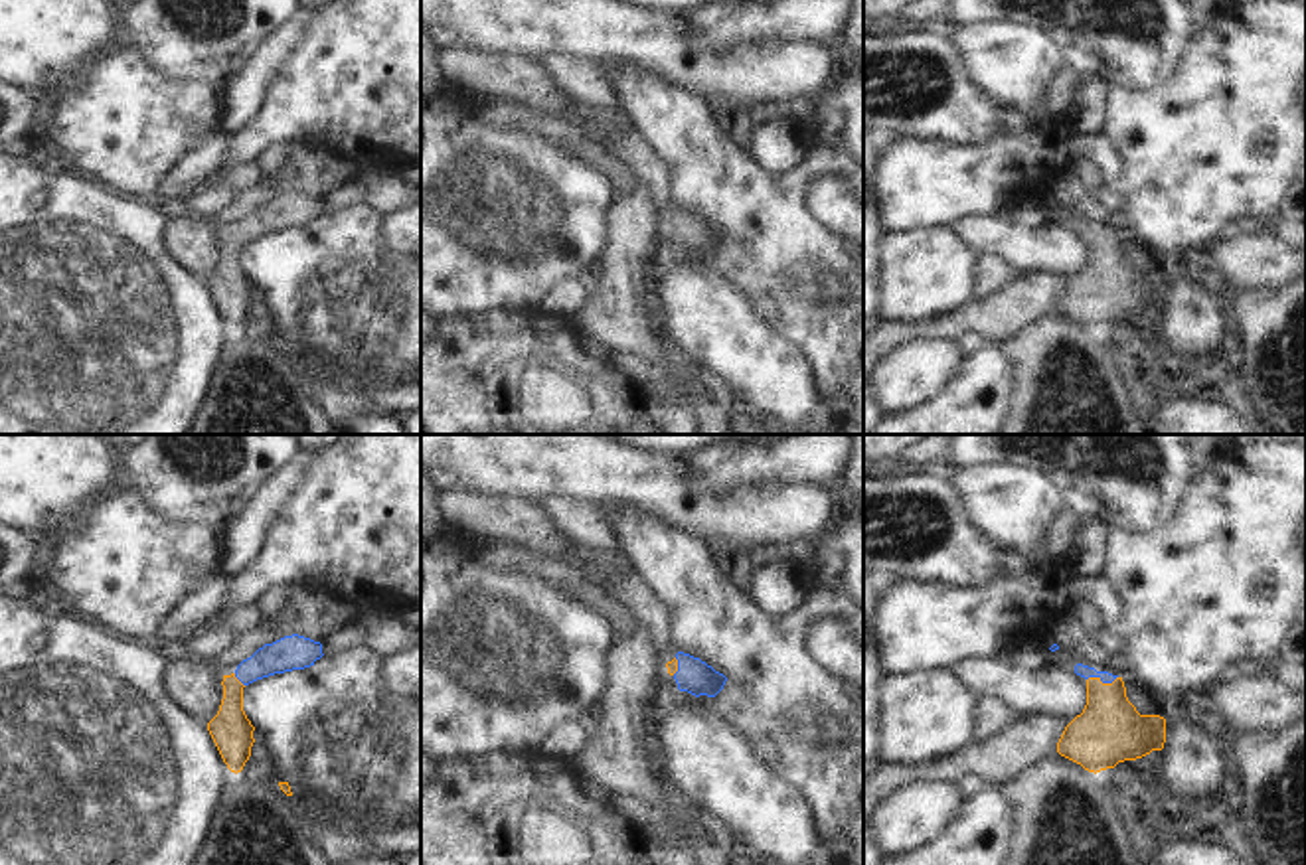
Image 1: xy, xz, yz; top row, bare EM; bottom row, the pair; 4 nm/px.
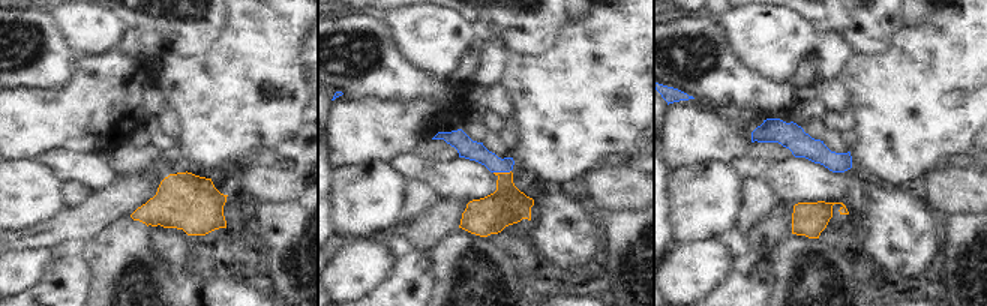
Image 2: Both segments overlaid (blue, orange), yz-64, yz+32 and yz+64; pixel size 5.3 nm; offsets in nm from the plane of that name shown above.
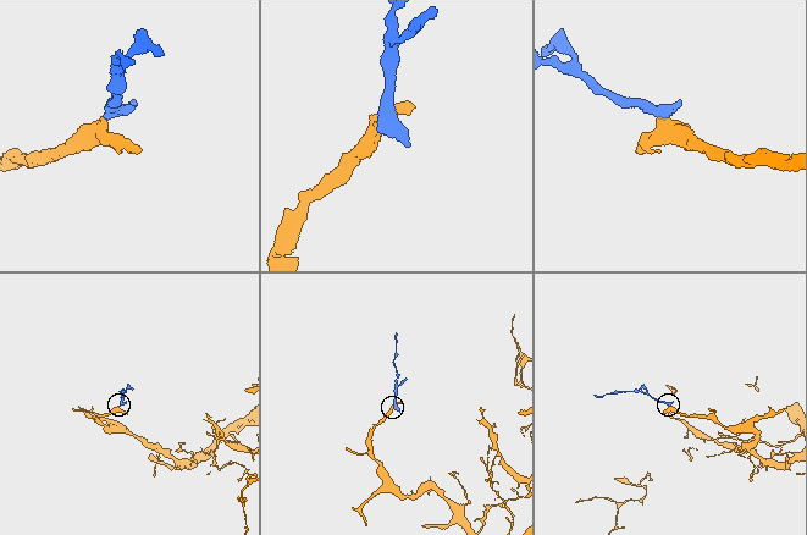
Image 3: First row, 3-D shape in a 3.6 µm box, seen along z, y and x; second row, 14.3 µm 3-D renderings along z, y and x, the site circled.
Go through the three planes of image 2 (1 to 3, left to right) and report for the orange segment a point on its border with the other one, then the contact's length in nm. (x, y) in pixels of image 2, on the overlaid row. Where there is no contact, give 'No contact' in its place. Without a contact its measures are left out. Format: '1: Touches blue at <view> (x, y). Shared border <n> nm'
1: No contact
2: Touches blue at yz+32 (501, 171). Shared border 100 nm
3: No contact.

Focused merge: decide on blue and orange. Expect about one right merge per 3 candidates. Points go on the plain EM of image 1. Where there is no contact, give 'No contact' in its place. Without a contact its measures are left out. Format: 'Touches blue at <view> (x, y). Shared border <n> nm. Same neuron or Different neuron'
Touches blue at yz (1101, 237). Shared border 130 nm. Same neuron.

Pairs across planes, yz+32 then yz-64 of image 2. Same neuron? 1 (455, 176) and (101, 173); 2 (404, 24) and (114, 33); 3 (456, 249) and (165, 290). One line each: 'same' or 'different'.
1: same
2: same
3: same

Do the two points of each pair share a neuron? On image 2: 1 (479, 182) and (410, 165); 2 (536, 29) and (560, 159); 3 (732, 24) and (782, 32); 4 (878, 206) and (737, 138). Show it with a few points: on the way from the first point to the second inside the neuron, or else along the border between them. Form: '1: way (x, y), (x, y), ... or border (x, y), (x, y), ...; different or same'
1: way (462, 179), (446, 179), (426, 171); same
2: border (566, 24), (557, 44), (543, 53); different
3: way (744, 26), (753, 32), (770, 32); same
4: border (746, 153), (735, 155), (728, 162); different

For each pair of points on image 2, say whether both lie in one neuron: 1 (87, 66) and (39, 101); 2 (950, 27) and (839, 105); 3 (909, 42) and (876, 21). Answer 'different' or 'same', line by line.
1: same
2: different
3: different

